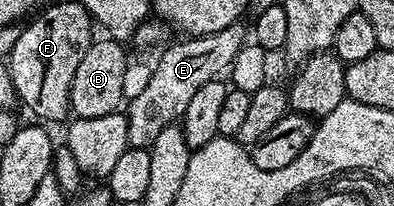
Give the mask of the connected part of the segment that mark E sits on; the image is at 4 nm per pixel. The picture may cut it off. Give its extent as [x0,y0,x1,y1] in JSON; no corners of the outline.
[127,21,248,148]

